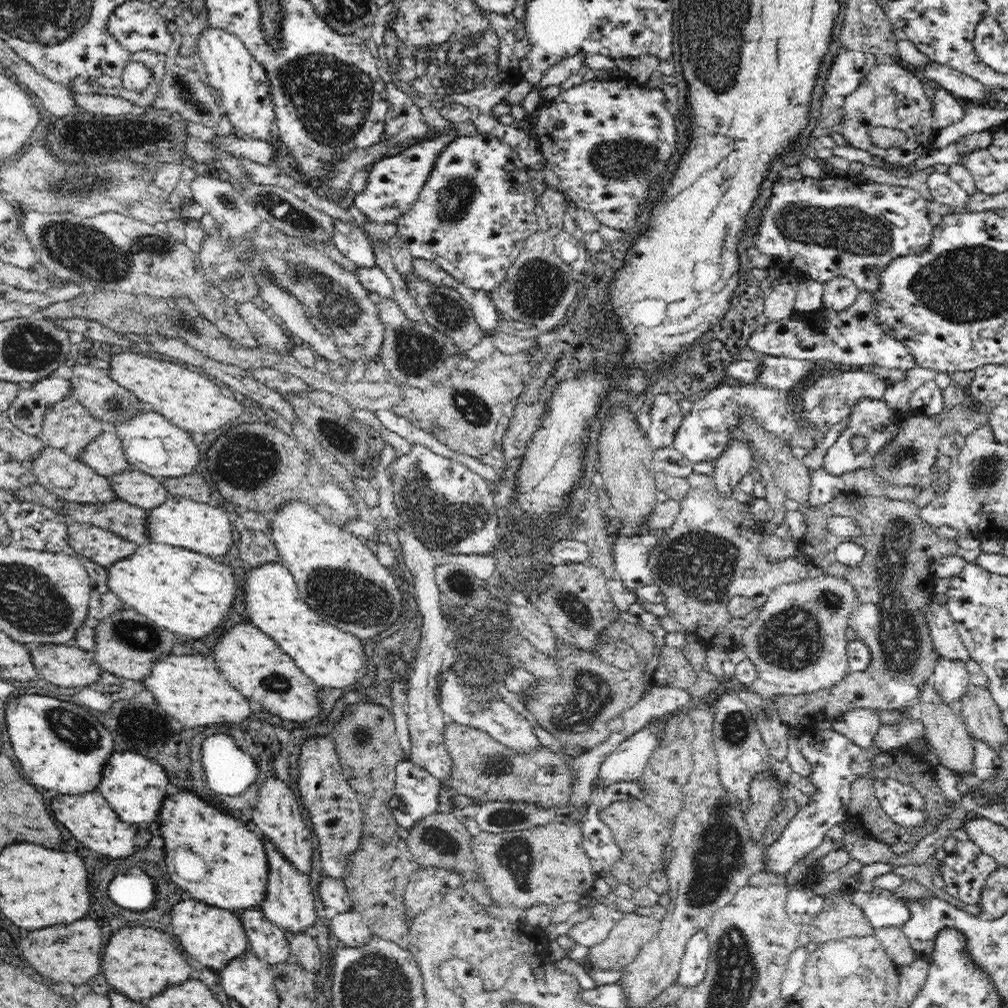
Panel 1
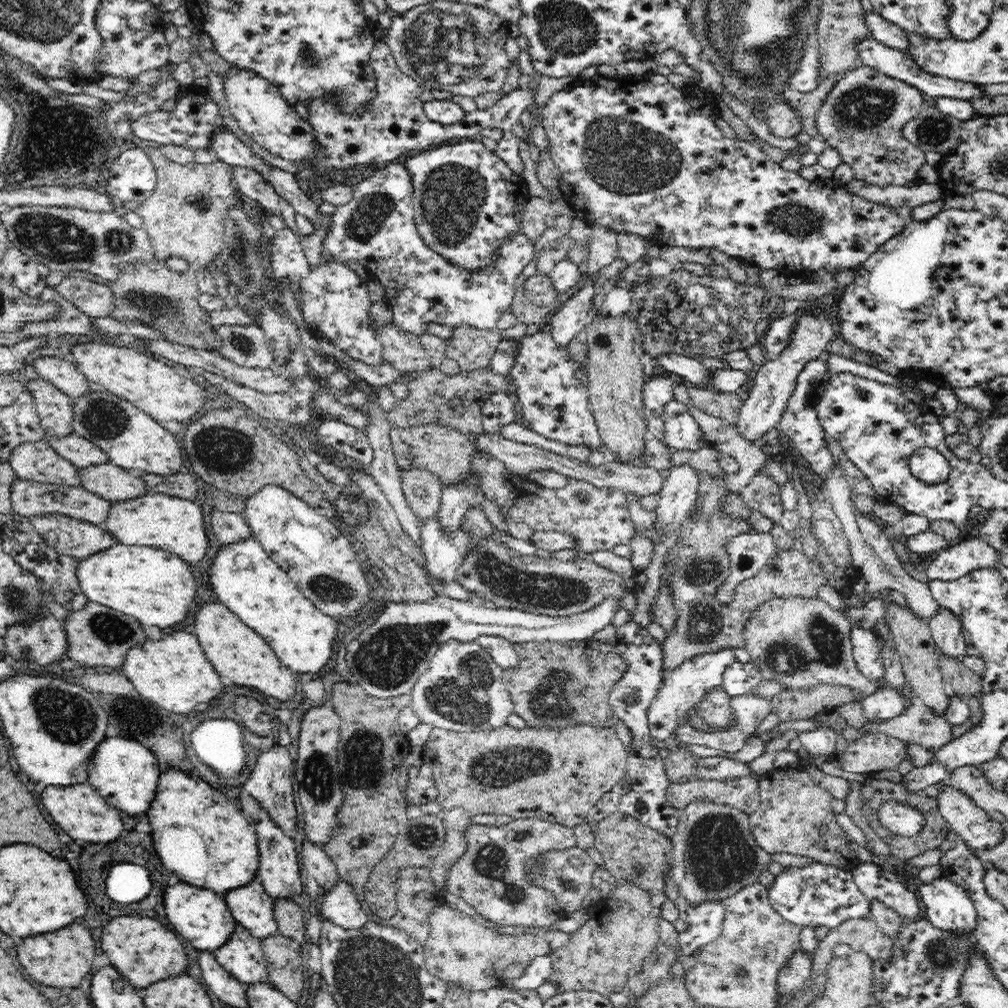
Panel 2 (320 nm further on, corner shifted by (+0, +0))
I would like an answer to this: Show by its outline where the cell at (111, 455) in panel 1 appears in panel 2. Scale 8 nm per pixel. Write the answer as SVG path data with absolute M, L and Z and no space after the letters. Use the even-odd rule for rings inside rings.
M72 434L62 438L52 435L48 441L60 456L75 464L80 470L111 462L109 456L97 444L82 436Z

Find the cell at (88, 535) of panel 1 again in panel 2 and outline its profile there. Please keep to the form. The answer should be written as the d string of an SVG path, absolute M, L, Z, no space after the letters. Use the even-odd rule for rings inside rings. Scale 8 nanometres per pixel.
M60 515L31 517L33 527L59 553L79 560L120 544L119 540L104 526Z

